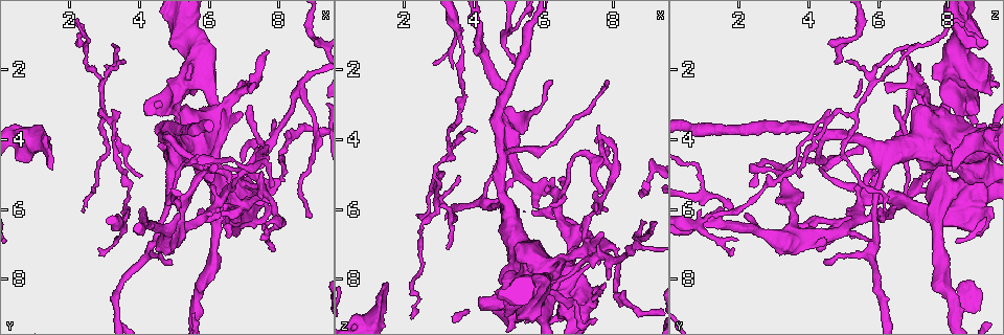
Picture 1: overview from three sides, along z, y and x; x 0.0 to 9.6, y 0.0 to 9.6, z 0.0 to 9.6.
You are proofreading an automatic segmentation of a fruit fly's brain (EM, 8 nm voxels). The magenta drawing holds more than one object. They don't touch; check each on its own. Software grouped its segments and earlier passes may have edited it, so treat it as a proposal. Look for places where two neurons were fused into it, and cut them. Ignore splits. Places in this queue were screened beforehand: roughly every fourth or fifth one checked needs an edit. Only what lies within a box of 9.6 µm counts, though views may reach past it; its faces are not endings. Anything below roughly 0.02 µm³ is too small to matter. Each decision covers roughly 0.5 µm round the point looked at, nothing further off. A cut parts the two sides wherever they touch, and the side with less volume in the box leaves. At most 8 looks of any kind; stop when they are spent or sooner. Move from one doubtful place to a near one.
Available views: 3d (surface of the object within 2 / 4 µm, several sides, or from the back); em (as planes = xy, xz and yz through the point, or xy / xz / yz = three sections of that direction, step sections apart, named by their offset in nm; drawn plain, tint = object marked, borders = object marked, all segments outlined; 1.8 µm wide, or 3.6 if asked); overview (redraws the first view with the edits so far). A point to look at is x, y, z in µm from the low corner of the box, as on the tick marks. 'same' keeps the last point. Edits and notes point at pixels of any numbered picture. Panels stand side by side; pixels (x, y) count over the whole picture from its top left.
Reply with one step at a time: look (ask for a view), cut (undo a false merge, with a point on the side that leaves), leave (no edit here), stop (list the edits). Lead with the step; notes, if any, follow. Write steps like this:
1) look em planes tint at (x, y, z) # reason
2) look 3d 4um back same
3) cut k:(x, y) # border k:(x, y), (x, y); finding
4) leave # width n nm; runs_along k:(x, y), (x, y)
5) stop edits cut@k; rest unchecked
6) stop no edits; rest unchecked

look em planes tint at (4.95, 5.55, 0.85) # abrupt turn

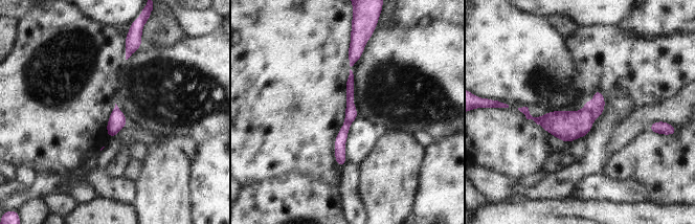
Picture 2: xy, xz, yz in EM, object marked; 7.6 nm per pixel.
cut 2:(597, 107) # width 100 nm; part_leaving 2:(348, 125), (340, 138), (340, 163); two neurons meet here

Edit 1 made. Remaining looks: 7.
look 3d 2um at (6.90, 5.85, 6.70) # a fork

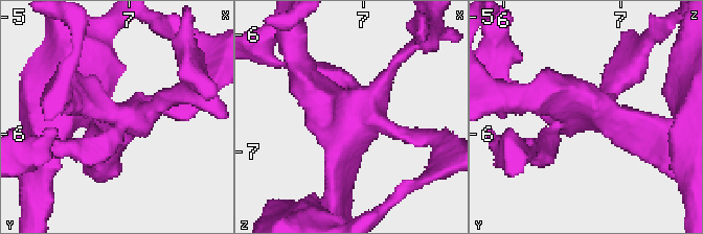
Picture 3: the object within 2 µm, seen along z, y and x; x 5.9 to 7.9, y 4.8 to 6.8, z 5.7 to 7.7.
look em planes tint at (6.92, 5.82, 6.74) # now the EM

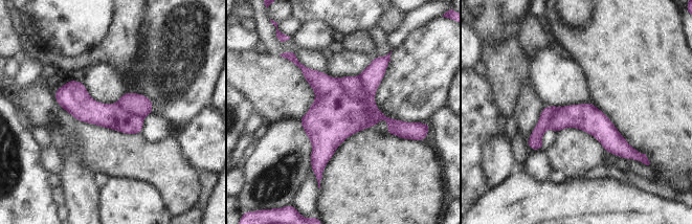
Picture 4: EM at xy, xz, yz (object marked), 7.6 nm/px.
cut 4:(352, 86) # width 220 nm; two neurons meet here

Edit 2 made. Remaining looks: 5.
look em planes tint at (2.95, 2.40, 5.85) # a fork

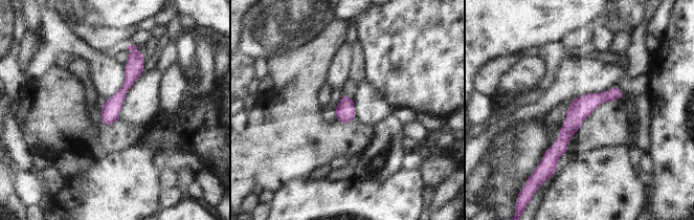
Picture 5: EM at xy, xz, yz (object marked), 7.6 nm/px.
leave # runs_along 5:(616, 89), (572, 123), (550, 163); continuous, no second neuron

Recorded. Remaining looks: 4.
stop edits cut@2, cut@4; rest unchecked

